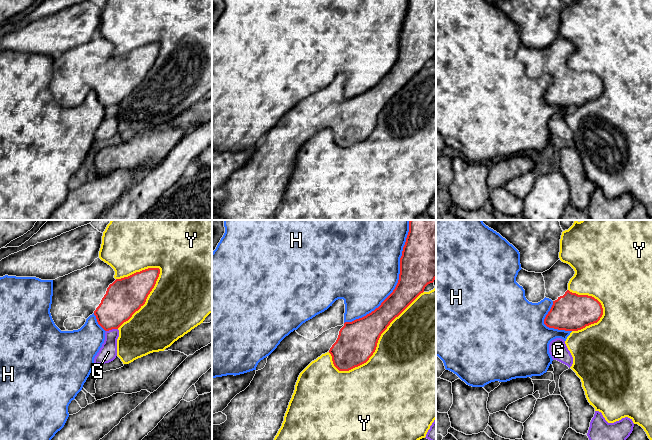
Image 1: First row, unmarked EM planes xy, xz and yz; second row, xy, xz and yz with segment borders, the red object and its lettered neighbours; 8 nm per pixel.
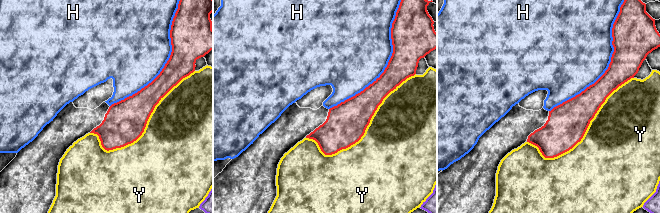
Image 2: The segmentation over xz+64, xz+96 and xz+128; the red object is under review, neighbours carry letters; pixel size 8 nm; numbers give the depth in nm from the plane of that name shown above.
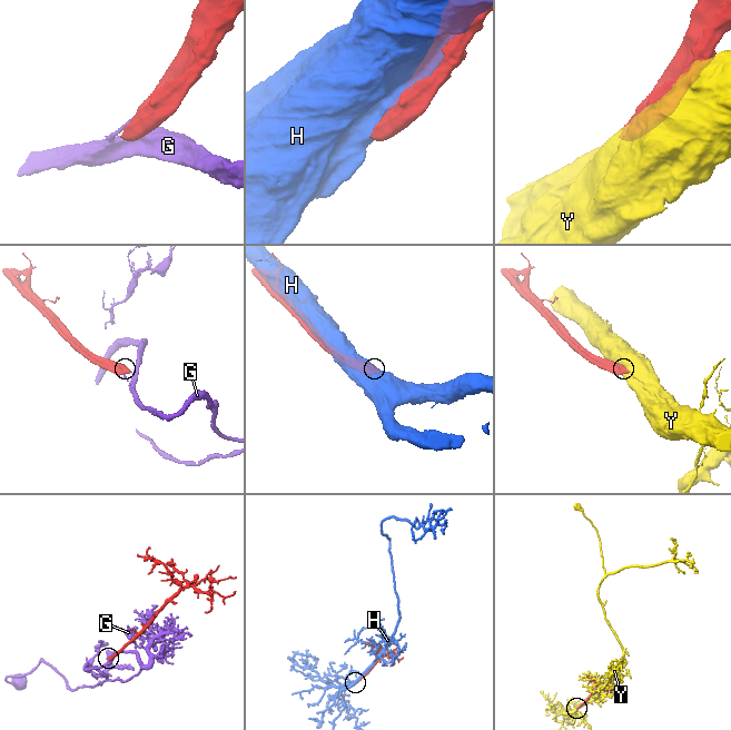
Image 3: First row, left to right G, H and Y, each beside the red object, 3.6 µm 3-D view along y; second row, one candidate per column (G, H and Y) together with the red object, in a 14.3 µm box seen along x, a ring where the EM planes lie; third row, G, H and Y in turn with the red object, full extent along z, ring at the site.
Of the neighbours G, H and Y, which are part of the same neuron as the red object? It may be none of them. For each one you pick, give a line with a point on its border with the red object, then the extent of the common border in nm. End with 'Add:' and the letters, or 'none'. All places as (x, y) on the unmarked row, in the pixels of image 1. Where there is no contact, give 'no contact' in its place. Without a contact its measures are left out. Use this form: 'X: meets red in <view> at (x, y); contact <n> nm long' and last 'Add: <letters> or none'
Add: none

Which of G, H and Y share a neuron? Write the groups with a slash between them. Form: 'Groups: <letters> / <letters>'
Groups: G / H / Y

